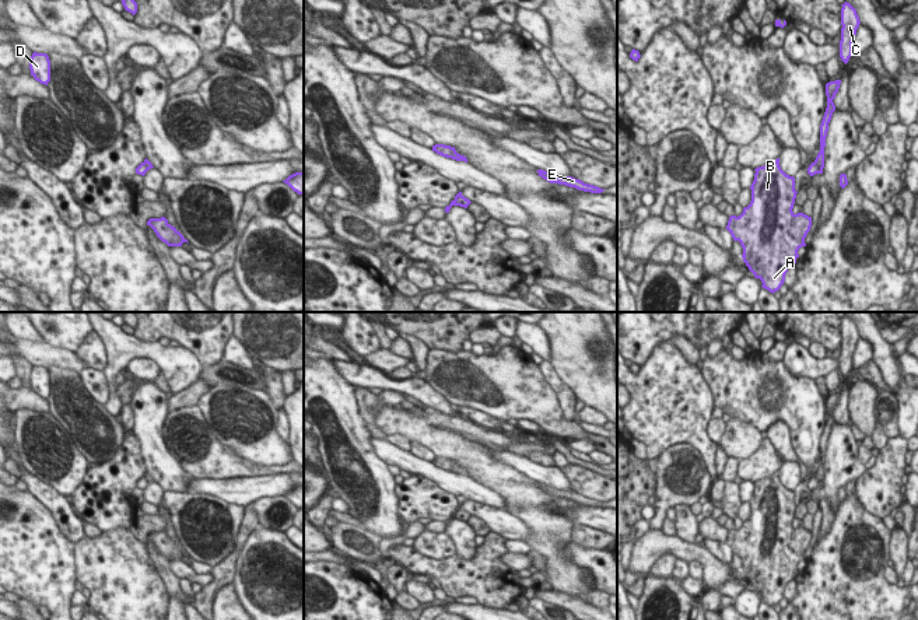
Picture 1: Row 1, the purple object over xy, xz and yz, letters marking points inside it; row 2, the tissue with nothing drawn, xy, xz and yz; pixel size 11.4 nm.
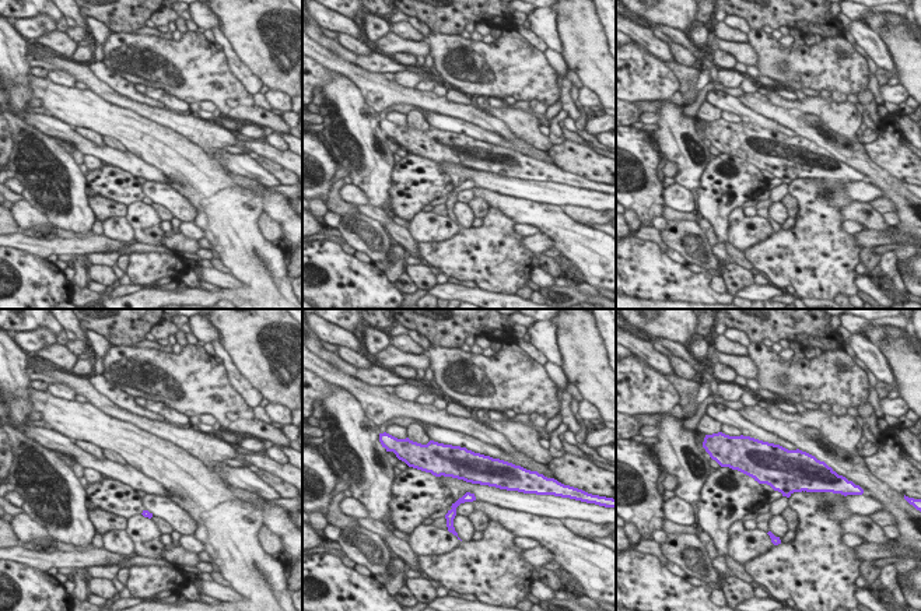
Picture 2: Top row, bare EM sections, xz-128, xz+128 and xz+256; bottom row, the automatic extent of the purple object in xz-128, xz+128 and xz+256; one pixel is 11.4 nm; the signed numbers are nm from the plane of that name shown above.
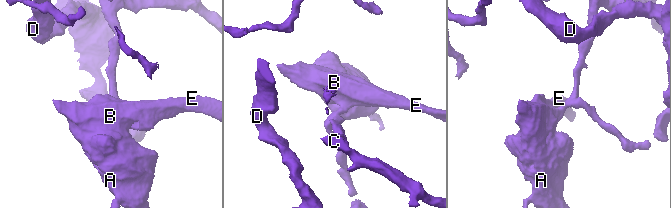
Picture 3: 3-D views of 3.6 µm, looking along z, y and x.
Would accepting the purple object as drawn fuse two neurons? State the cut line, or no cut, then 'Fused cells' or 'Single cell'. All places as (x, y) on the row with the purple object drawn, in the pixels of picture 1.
Split along yz (813, 163), (822, 170). Fused cells.

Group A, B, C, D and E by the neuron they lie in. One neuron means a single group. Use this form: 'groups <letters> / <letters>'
groups A B D E / C

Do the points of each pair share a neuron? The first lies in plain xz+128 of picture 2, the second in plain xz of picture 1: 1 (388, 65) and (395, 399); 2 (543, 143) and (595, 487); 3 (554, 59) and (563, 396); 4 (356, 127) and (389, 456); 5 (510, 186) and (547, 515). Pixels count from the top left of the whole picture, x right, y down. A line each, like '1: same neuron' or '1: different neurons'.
1: different neurons
2: same neuron
3: same neuron
4: different neurons
5: different neurons

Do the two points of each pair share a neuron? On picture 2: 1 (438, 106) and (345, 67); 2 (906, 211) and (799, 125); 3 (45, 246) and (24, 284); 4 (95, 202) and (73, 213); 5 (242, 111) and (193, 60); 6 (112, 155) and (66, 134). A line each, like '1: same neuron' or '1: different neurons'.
1: same neuron
2: same neuron
3: different neurons
4: different neurons
5: same neuron
6: same neuron

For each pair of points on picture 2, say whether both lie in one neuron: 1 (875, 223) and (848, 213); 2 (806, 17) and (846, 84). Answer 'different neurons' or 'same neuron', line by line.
1: same neuron
2: different neurons

